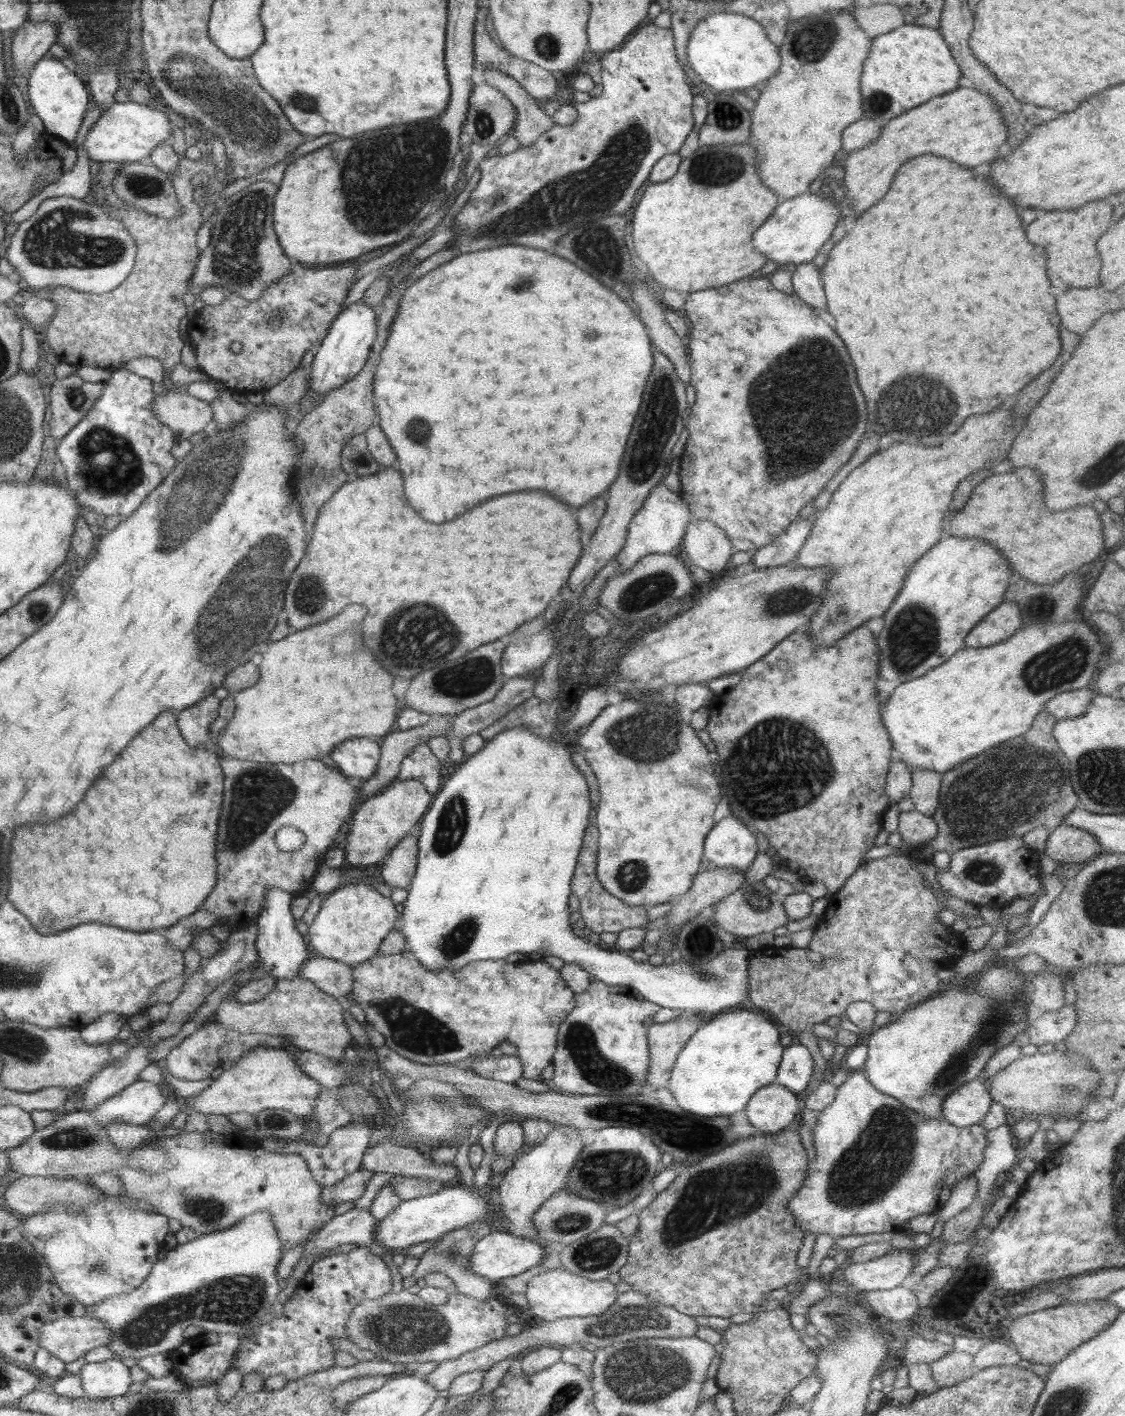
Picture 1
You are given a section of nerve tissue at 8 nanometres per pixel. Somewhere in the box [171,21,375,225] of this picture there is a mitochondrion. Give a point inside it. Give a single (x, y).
(303, 100)

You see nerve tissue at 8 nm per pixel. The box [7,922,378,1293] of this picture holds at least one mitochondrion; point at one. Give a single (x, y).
(72, 1137)

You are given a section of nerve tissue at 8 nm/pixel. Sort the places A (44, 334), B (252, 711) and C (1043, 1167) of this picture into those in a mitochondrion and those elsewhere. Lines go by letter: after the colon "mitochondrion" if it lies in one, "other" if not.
A: other
B: other
C: other

